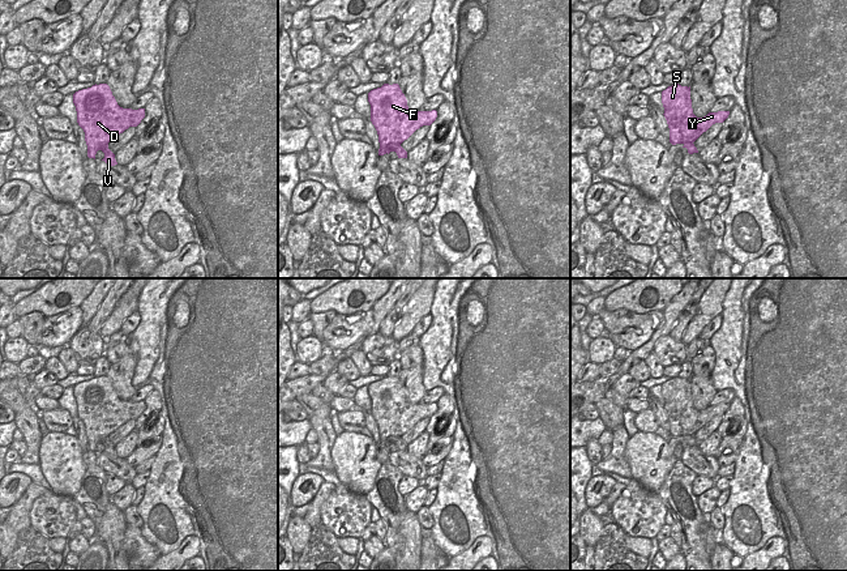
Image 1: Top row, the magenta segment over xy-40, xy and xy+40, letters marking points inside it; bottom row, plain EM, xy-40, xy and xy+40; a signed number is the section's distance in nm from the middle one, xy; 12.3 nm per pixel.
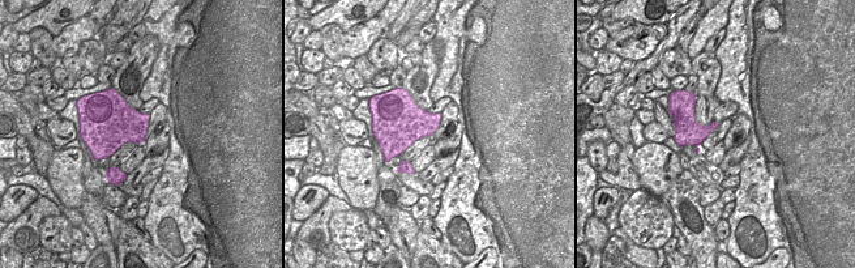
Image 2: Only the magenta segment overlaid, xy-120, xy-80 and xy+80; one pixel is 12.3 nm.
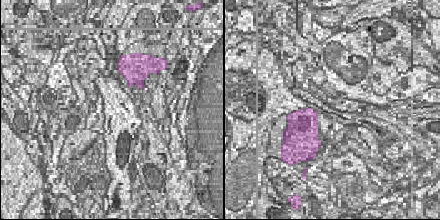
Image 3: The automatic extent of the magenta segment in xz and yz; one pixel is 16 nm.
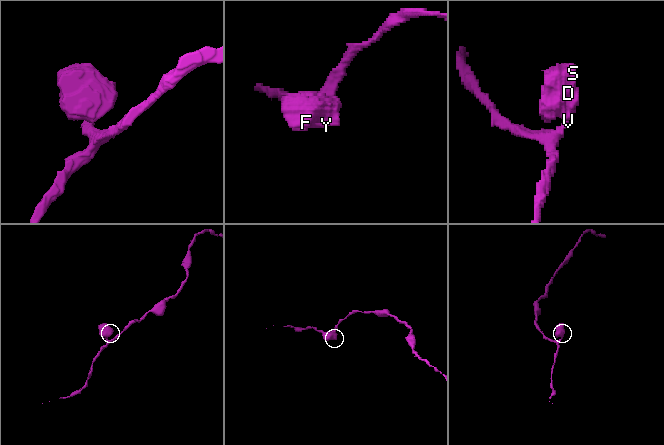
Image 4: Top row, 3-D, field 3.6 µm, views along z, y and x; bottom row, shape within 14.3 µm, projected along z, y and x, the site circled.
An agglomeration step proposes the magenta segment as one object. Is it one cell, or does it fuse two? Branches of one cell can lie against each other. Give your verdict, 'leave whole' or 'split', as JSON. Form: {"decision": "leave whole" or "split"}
{"decision": "leave whole"}

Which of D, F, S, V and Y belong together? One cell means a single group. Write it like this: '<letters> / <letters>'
D F S V Y

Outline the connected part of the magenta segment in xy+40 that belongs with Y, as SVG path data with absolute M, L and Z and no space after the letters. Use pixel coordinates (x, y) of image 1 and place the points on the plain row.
M679 376L662 384L662 396L664 400L663 408L670 421L670 435L672 438L683 436L689 447L698 446L693 435L703 425L715 416L723 416L730 408L730 404L718 404L697 410L692 401L690 379Z

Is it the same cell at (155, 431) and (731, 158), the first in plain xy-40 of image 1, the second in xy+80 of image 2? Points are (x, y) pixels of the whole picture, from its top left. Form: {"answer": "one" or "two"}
{"answer": "one"}

